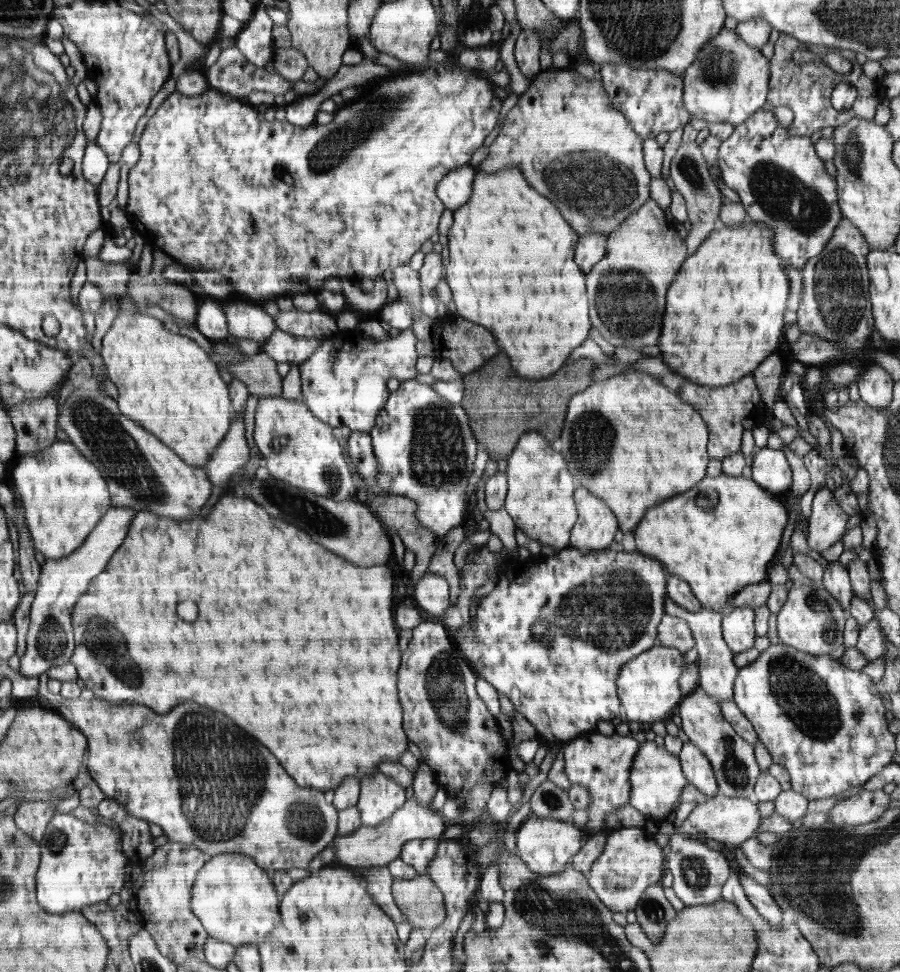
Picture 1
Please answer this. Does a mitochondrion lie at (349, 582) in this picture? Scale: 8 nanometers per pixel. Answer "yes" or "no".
no

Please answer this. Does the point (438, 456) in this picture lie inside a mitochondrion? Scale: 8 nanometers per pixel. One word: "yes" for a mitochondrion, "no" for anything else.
yes

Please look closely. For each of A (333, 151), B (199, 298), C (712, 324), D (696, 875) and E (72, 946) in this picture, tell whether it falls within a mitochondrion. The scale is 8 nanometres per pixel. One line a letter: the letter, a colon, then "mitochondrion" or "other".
A: mitochondrion
B: other
C: other
D: mitochondrion
E: other

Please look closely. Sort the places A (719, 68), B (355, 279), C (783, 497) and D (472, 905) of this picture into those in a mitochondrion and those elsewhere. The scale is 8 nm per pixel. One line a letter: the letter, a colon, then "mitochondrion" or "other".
A: mitochondrion
B: other
C: other
D: other

